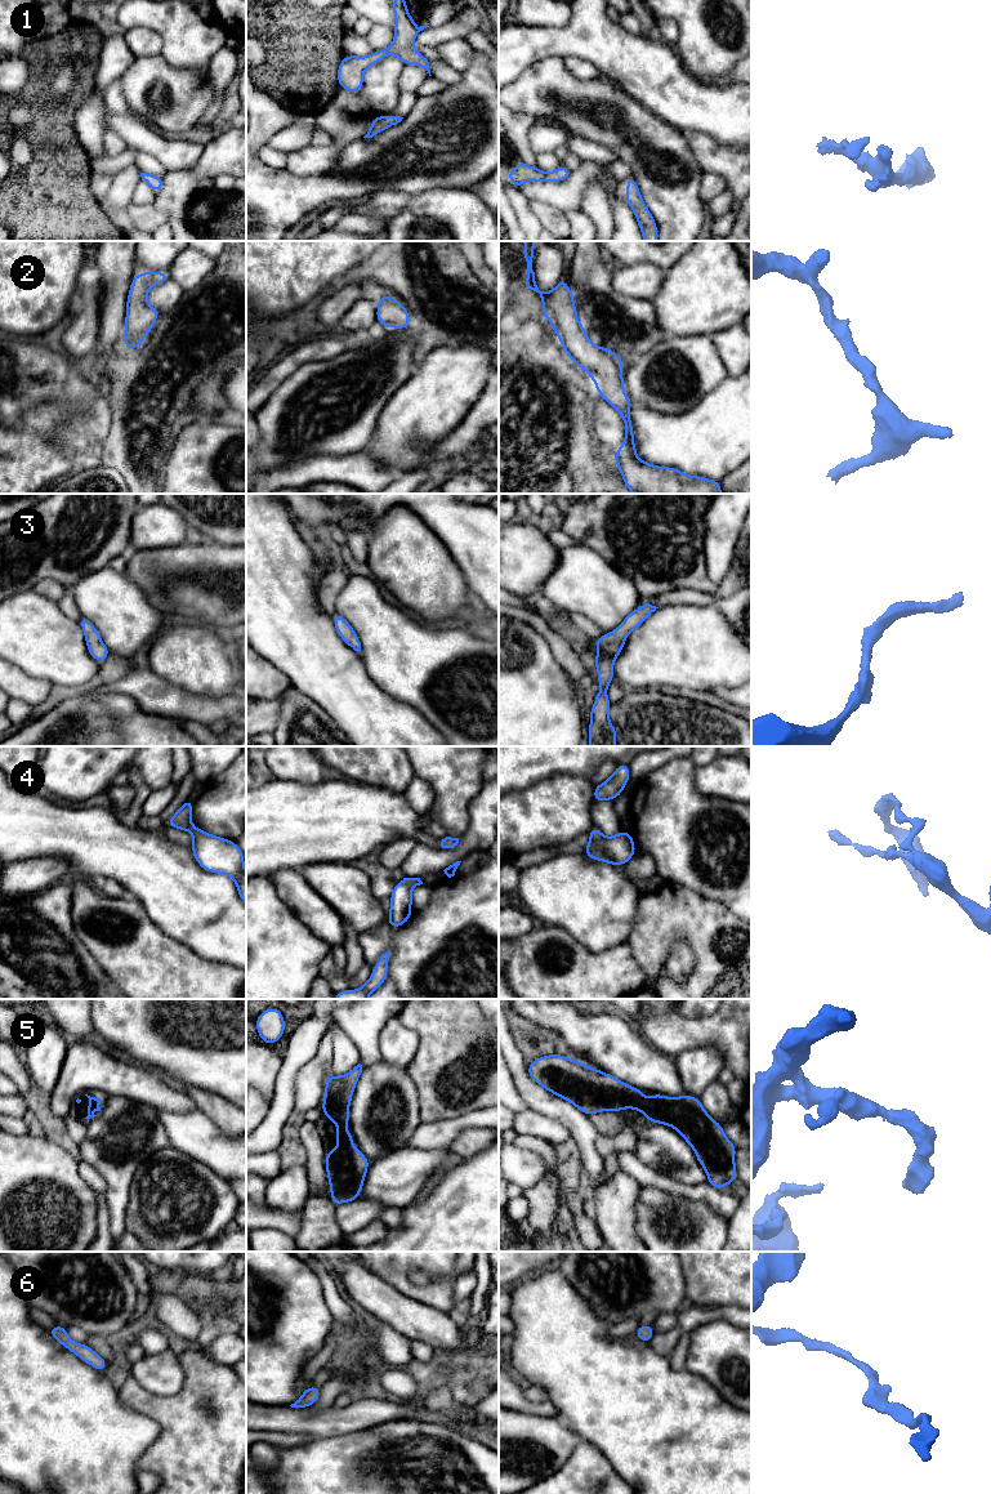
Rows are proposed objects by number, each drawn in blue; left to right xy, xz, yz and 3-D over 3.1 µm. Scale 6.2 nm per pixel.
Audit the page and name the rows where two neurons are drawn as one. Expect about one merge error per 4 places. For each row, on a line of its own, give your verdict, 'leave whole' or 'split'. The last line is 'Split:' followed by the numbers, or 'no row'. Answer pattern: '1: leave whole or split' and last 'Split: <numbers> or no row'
1: leave whole
2: leave whole
3: leave whole
4: leave whole
5: leave whole
6: leave whole
Split: no row

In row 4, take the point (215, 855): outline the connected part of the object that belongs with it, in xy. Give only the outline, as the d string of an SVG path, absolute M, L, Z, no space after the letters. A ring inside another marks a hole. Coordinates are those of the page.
M187 799L175 815L166 820L170 828L189 831L193 837L192 853L197 864L209 873L226 874L236 883L240 898L246 904L245 857L236 842L211 835L191 821L193 800Z

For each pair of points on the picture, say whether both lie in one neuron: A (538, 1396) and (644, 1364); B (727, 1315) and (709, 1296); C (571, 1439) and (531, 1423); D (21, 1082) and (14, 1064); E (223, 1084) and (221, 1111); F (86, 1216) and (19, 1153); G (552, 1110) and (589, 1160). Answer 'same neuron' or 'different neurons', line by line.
A: different neurons
B: different neurons
C: same neuron
D: same neuron
E: different neurons
F: same neuron
G: same neuron

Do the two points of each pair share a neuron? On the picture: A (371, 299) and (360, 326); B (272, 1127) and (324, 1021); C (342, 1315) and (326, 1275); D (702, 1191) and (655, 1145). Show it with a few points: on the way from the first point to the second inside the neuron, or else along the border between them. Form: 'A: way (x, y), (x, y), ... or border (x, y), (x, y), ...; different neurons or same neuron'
A: way (367, 306), (360, 320); same neuron
B: way (282, 1101), (288, 1070), (302, 1047); same neuron
C: way (336, 1305), (331, 1296), (330, 1285); same neuron
D: border (668, 1176), (690, 1185), (706, 1182); different neurons

